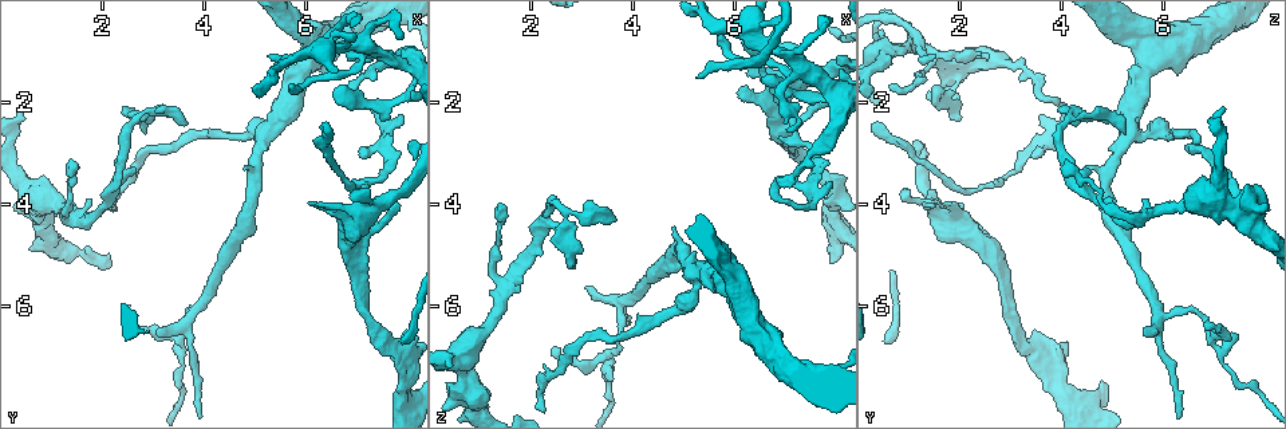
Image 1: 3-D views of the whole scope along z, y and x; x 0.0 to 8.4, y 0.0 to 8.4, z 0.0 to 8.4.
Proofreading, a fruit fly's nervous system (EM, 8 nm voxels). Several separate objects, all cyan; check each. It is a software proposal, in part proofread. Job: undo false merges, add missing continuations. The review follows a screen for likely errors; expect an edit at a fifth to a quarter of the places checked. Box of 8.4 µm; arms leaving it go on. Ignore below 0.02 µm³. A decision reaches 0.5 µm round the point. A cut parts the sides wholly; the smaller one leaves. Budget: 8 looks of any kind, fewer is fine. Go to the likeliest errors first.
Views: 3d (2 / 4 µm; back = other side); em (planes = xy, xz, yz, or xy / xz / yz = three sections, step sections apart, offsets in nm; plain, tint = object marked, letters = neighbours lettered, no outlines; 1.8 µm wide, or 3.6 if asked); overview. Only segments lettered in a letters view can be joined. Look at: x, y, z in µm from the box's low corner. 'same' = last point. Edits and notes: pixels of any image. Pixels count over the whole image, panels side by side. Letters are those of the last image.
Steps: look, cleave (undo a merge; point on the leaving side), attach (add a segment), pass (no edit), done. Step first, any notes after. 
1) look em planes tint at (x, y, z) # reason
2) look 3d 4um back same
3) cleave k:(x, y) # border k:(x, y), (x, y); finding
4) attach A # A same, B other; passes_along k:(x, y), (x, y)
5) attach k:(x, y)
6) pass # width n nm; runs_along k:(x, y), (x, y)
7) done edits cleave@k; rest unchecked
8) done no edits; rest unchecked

look em xz step 8 tint at (2.60, 2.30, 4.10) # narrows sharply

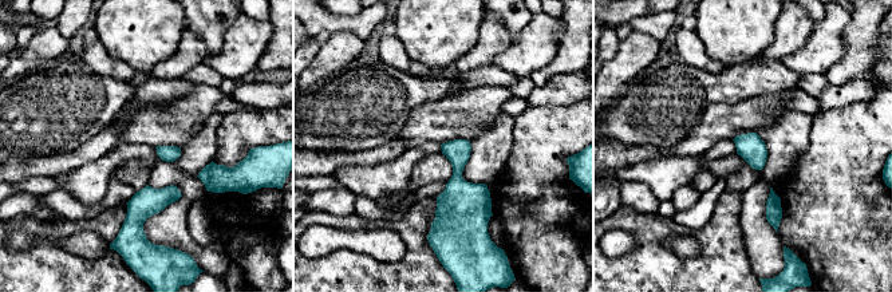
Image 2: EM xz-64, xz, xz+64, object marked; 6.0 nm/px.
look em planes letters same # cut it another way

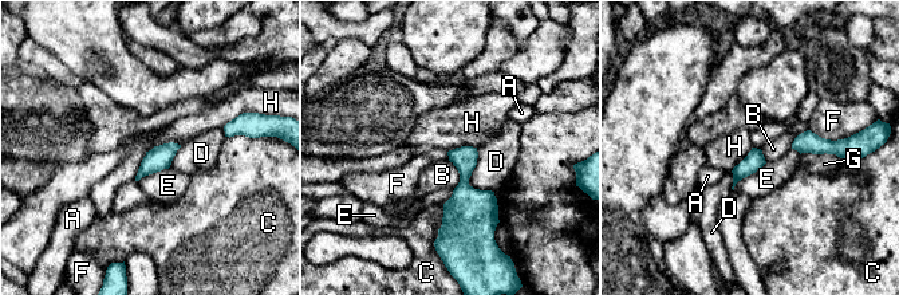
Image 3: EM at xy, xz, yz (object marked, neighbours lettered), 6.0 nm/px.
pass # A other, B other, C other, D other, E other, F other, G other, H other; one neuron here

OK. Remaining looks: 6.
look em planes letters at (6.50, 0.90, 0.90) # thin arm on a thick one

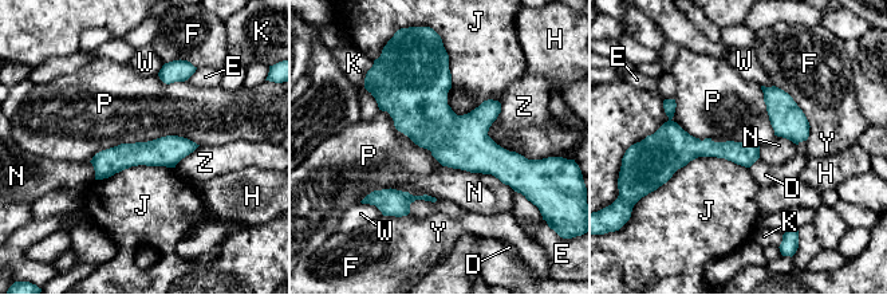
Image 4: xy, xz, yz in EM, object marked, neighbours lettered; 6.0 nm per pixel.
pass # width 140 nm; D other, E other, F other, H other, J other, K other, N other, P other, W other, Y other, Z other; runs_along 4:(192, 146), (126, 154), (98, 176); continuous, no second neuron

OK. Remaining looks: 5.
look 3d 4um back at (2.50, 6.35, 6.80)

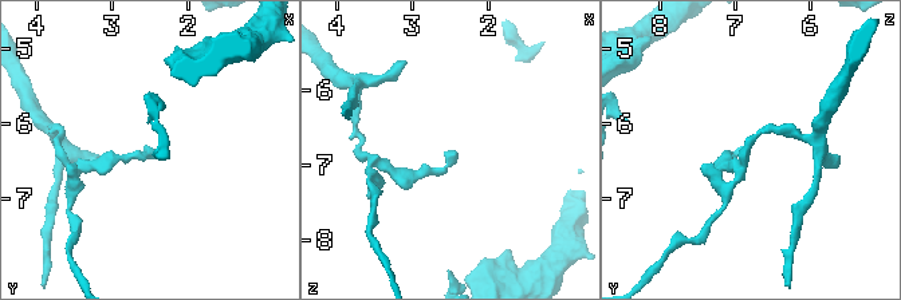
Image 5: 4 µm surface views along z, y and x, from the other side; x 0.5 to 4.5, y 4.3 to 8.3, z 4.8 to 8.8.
look em yz step 4 letters at (2.55, 6.30, 6.80)

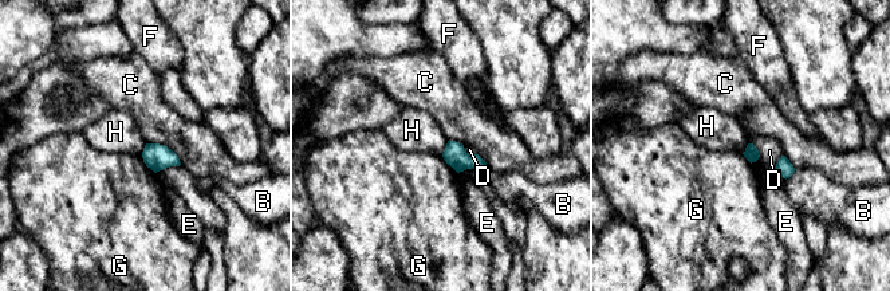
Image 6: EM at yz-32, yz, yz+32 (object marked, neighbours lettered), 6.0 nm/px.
pass # width 90 nm; longest_contact C 260 nm; B other, C other, D other, E other, F other, G other, H other; no lettered segment goes on from it

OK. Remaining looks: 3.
look em planes plain at (6.85, 1.95, 3.75) # abrupt turn

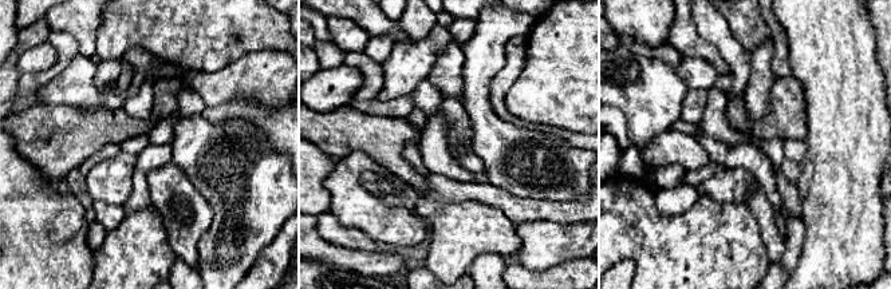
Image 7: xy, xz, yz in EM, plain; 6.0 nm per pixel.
look em planes letters same

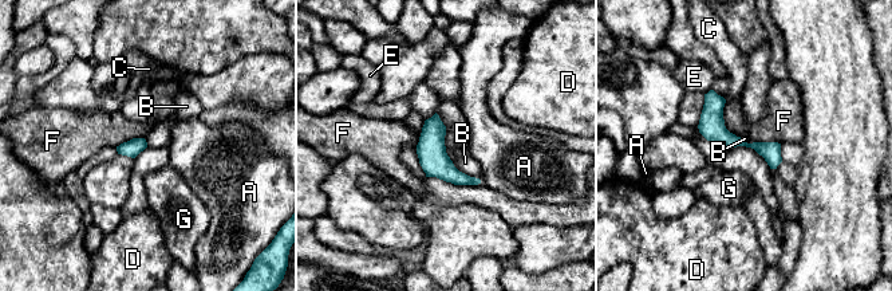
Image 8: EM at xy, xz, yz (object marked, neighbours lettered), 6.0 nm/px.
pass # A other, B other, C other, D other, E other, F other, G other; runs_along 8:(707, 97), (713, 124), (773, 165); all the same neuron

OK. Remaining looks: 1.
done no edits; rest unchecked

